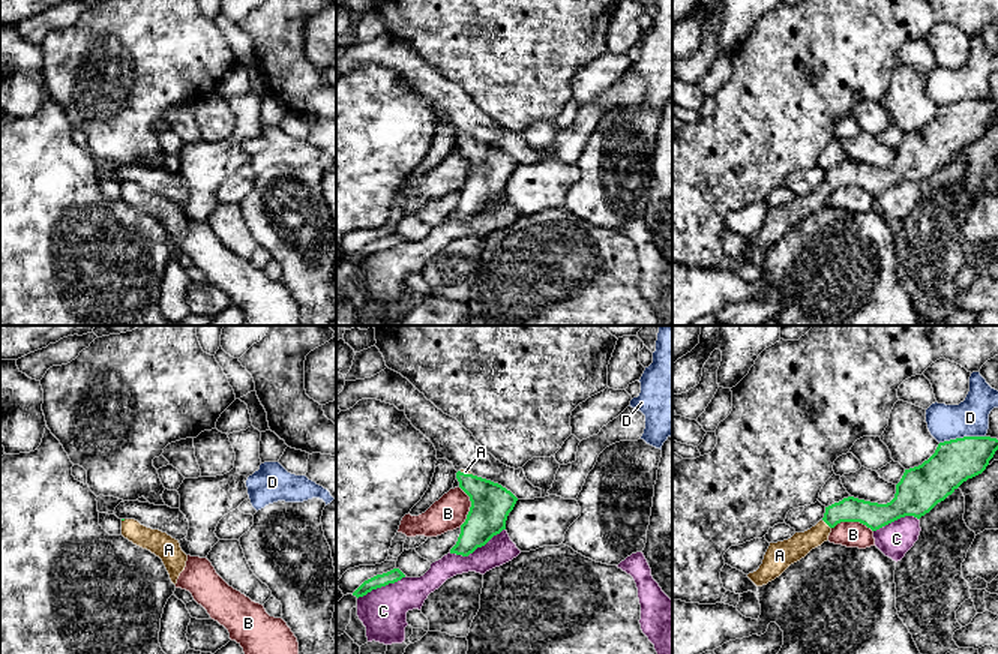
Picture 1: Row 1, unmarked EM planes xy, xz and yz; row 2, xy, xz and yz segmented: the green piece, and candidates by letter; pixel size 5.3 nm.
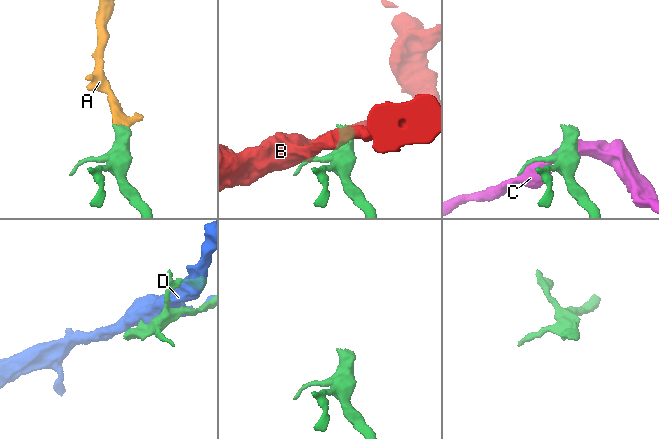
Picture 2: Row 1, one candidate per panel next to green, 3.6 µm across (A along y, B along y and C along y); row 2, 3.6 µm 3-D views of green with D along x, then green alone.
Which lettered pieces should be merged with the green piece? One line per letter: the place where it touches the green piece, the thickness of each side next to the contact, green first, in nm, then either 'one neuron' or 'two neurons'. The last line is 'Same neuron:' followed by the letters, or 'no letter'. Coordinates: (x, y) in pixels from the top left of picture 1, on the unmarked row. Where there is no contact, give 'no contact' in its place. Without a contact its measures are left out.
A: yz (826, 186) | 130/130 nm | one neuron
B: yz (853, 185) | 140/140 nm | two neurons
C: xz (476, 212) | 220/160 nm | two neurons
D: yz (964, 101) | 240/190 nm | two neurons
Same neuron: A

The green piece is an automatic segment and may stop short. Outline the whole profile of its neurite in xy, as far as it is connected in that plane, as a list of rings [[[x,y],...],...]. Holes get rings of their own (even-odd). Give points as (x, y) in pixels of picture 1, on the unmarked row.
[[[122,183],[122,200],[159,220],[171,246],[177,248],[188,225],[188,219],[182,214],[179,204],[159,194],[147,192],[135,183]]]

